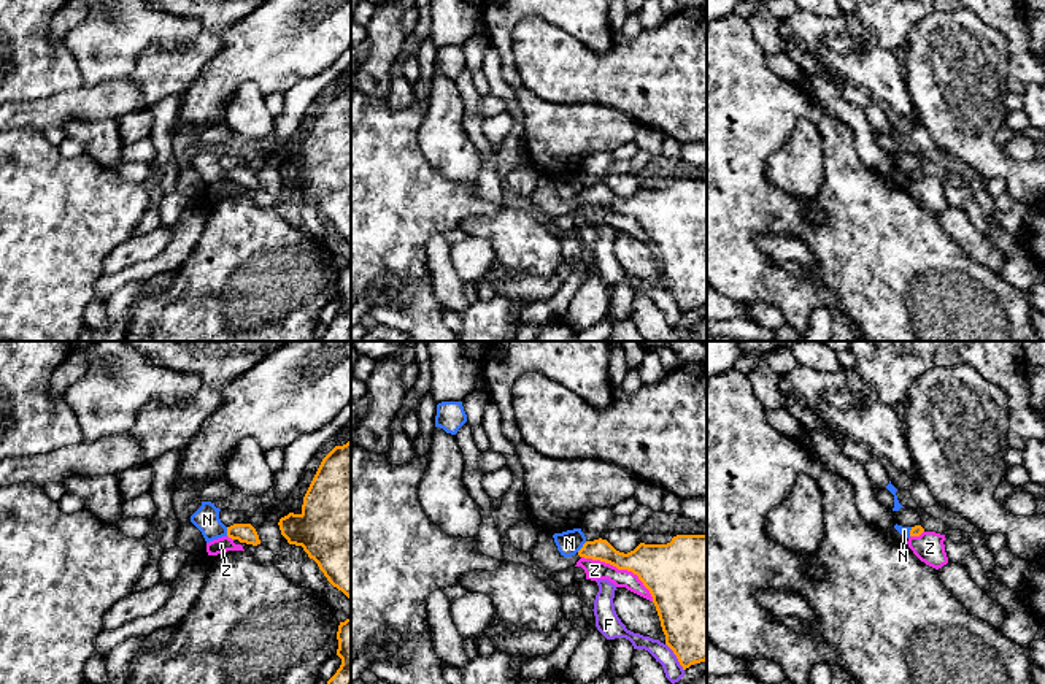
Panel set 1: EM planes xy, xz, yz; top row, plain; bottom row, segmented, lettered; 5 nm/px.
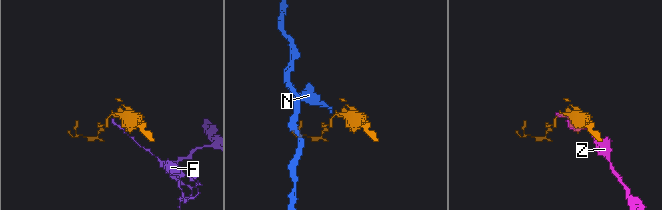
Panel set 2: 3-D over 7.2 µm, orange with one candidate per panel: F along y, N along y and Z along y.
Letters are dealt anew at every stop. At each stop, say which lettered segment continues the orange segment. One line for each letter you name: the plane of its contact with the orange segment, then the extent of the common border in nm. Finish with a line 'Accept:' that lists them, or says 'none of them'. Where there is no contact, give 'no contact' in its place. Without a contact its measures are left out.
Accept: none of them

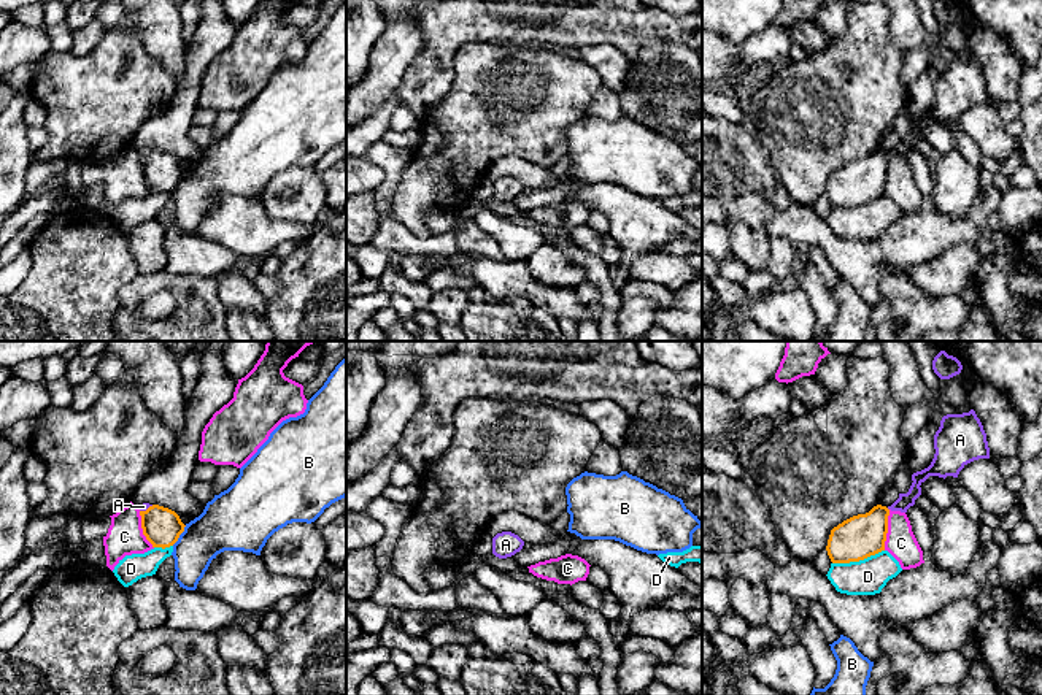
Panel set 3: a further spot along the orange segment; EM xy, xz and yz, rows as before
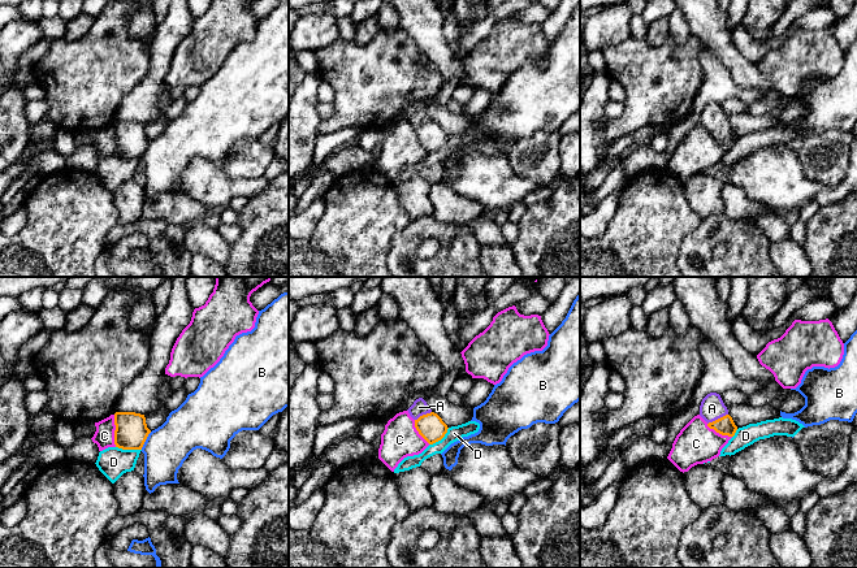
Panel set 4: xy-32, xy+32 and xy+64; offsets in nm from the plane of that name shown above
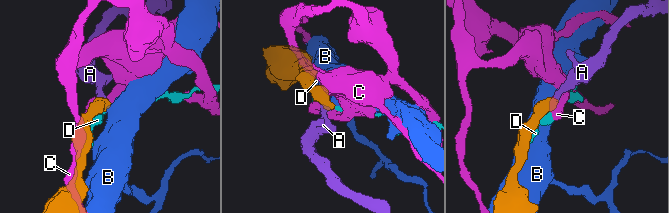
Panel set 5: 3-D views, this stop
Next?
A: meets orange in xy; contact 80 nm long
Accept: A

